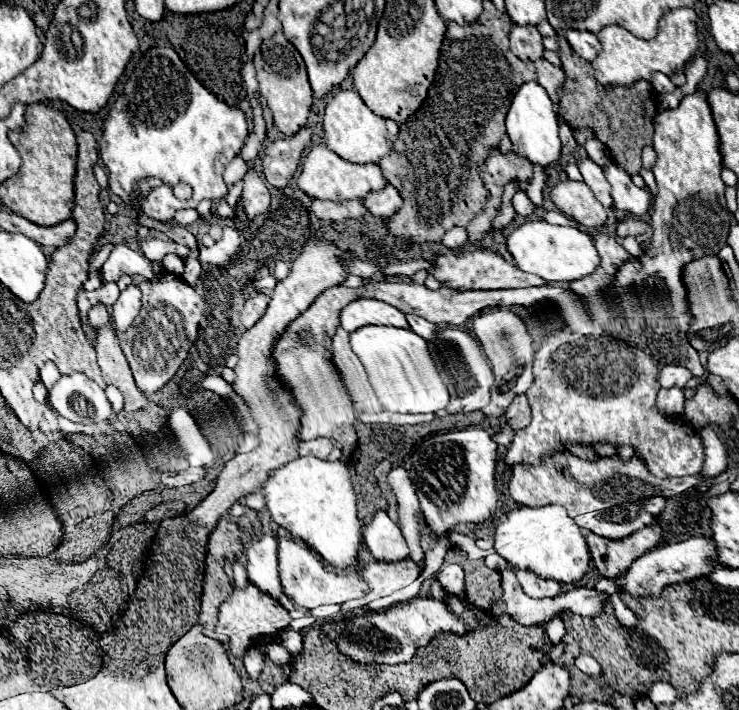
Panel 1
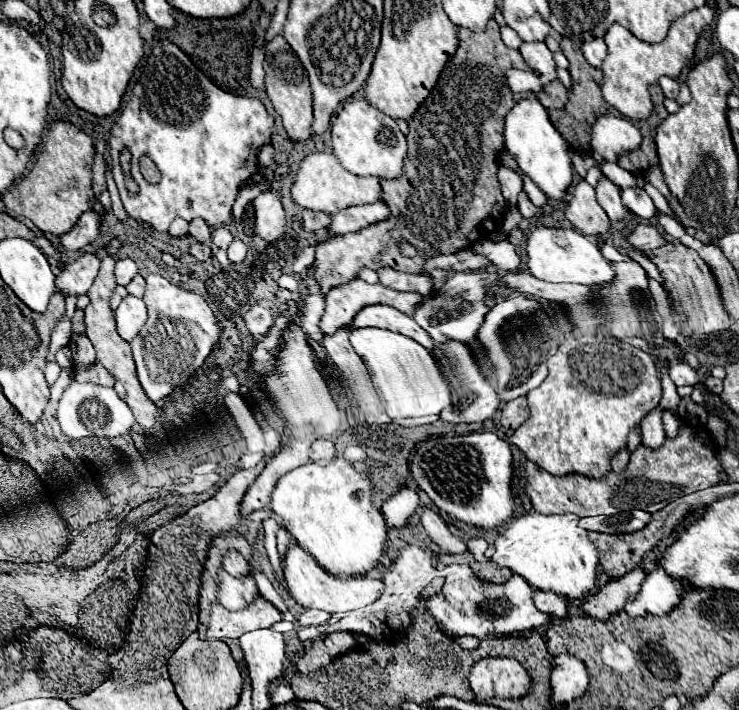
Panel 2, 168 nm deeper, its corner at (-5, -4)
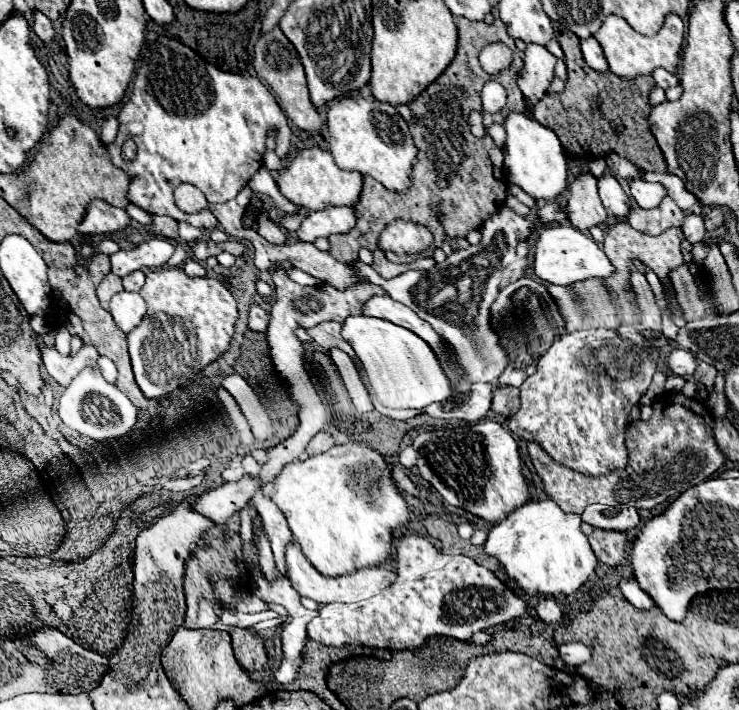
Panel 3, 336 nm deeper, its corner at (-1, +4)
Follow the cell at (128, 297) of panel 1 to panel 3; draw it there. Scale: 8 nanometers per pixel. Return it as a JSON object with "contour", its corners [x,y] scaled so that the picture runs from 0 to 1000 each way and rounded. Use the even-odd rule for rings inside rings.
{"contour":[[[166,408],[150,420],[147,439],[150,439],[156,456],[172,470],[188,459],[199,434],[196,434],[196,423],[191,420],[188,411],[169,411]]]}

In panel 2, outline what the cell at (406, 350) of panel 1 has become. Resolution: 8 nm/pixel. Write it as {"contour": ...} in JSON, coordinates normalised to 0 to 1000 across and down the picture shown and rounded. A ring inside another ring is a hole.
{"contour":[[[480,462],[475,465],[472,479],[480,496],[494,510],[505,544],[513,561],[521,566],[521,580],[532,592],[597,583],[610,569],[610,549],[597,530],[591,510],[586,507],[583,496],[562,479],[516,462]]]}

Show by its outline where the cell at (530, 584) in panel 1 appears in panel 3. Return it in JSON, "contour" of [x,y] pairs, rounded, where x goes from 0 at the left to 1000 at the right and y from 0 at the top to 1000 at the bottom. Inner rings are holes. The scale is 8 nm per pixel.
{"contour":[[[732,842],[729,848],[727,848],[727,865],[729,865],[729,870],[735,873],[735,876],[740,876],[740,879],[751,879],[751,876],[756,876],[759,873],[759,856],[751,851],[751,845],[746,845],[746,842]]]}

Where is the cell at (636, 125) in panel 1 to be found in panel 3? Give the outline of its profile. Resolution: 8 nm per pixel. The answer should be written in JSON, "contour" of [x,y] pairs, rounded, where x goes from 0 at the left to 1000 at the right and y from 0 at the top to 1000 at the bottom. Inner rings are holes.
{"contour":[[[759,42],[754,48],[754,56],[765,73],[765,90],[767,90],[765,127],[759,132],[740,132],[735,141],[729,141],[721,149],[721,166],[729,169],[729,175],[735,175],[737,180],[743,177],[756,192],[756,200],[767,220],[781,220],[781,223],[800,220],[802,223],[802,220],[819,220],[824,214],[832,214],[876,242],[903,242],[903,228],[900,228],[897,214],[889,206],[889,200],[878,183],[878,172],[876,172],[878,158],[881,158],[876,135],[878,135],[878,127],[886,121],[884,107],[862,107],[859,113],[843,113],[827,101],[821,101],[821,104],[805,101],[802,96],[797,96],[792,90],[786,68],[783,68],[783,54],[775,45]]]}

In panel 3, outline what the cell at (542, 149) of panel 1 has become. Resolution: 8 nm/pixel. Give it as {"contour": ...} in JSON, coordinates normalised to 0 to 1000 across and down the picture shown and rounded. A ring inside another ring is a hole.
{"contour":[[[689,161],[683,166],[683,242],[686,256],[700,259],[724,282],[751,282],[767,262],[767,220],[756,203],[756,194],[748,183],[732,177],[727,169],[713,166],[710,161]]]}

